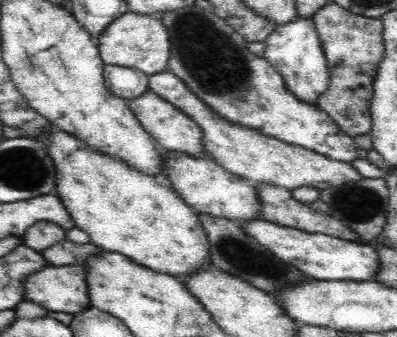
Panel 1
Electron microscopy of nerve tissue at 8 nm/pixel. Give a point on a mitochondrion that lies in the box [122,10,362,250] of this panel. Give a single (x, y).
(218, 65)

